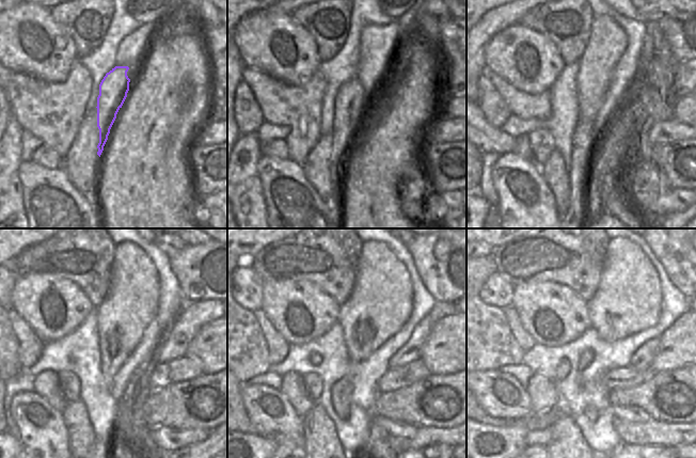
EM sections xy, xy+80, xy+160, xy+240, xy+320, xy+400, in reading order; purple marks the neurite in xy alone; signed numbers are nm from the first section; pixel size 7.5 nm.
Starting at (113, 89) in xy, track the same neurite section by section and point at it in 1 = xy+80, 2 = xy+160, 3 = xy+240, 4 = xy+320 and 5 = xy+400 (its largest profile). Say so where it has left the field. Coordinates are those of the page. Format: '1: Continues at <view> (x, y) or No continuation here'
1: Continues at xy+80 (350, 96)
2: Continues at xy+160 (581, 146)
3: Continues at xy+240 (98, 445)
4: No continuation here
5: No continuation here.

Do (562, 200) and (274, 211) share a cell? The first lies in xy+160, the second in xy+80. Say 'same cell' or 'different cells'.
different cells

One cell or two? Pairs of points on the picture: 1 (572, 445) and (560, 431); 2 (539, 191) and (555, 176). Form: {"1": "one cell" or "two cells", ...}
{"1": "one cell", "2": "two cells"}

